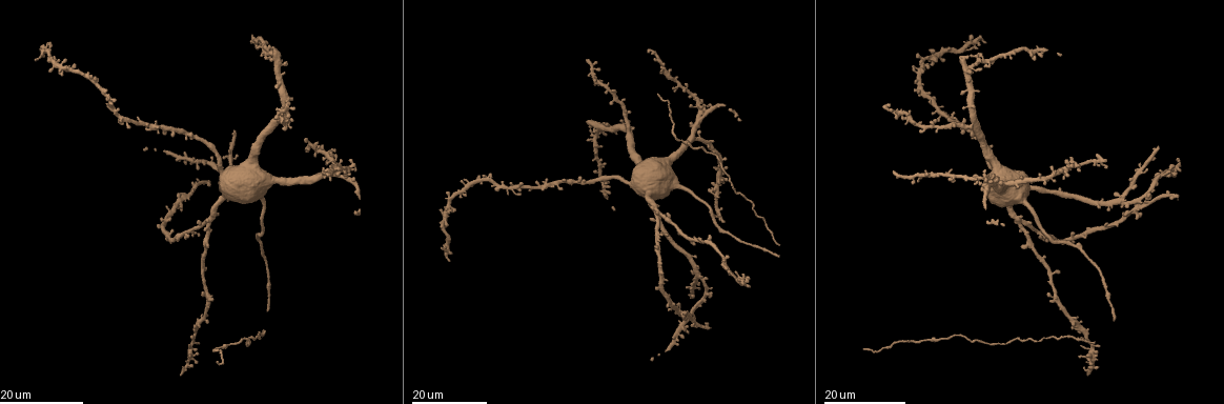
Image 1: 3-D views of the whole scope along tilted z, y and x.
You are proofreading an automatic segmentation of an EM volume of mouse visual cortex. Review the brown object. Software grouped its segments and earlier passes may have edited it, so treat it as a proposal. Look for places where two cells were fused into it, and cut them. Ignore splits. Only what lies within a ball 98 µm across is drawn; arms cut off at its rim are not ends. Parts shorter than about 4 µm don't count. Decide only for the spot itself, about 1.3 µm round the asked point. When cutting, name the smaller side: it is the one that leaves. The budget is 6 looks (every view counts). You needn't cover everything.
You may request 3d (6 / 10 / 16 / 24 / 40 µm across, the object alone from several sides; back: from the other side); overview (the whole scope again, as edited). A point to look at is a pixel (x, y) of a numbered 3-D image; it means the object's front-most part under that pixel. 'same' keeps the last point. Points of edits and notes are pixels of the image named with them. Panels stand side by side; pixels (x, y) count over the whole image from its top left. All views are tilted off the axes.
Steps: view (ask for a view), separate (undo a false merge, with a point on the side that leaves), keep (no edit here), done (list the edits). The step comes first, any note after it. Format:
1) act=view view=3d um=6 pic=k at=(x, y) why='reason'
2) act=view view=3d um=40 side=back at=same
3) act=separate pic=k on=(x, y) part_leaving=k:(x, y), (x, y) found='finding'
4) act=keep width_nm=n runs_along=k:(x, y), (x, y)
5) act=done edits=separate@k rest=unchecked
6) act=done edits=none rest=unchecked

act=view view=3d um=16 pic=1 at=(971, 124)

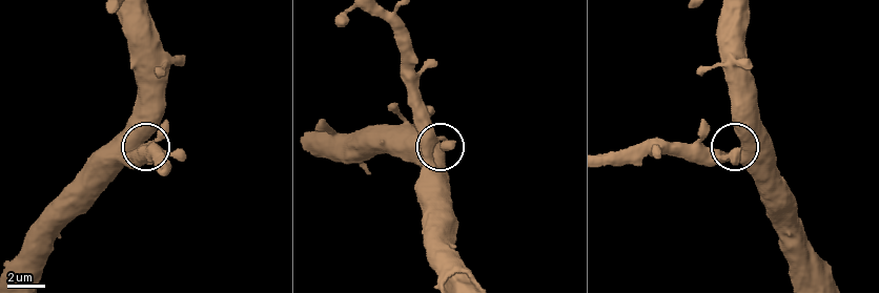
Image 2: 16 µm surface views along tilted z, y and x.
act=view view=3d um=10 pic=2 at=(146, 137) why='zoom in'

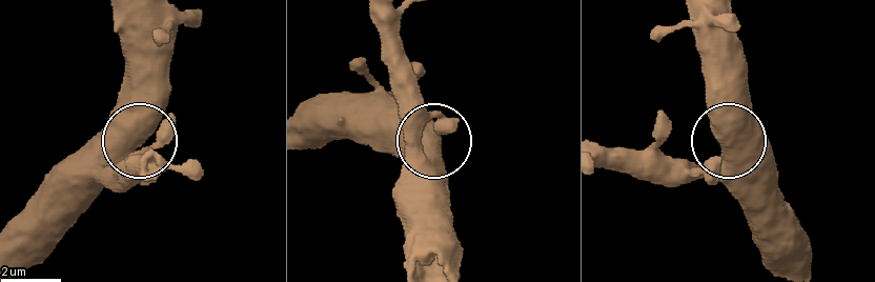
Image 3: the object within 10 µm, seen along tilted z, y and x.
act=keep runs_along=3:(805, 266), (728, 145), (686, 169), (642, 163) found='continuous, no second cell'

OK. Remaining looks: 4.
act=view view=3d um=24 pic=1 at=(1023, 185)

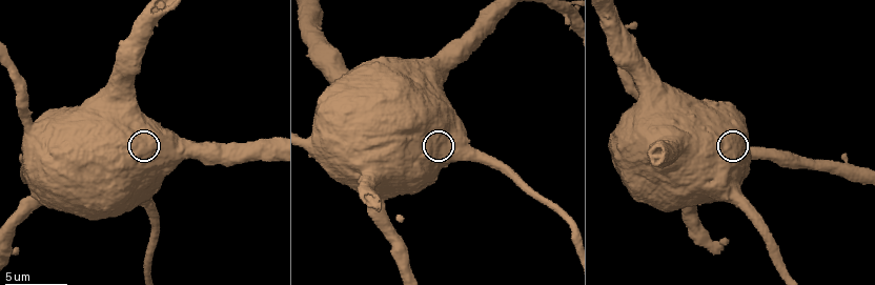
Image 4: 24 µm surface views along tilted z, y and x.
act=view view=3d um=6 pic=4 at=(732, 142)

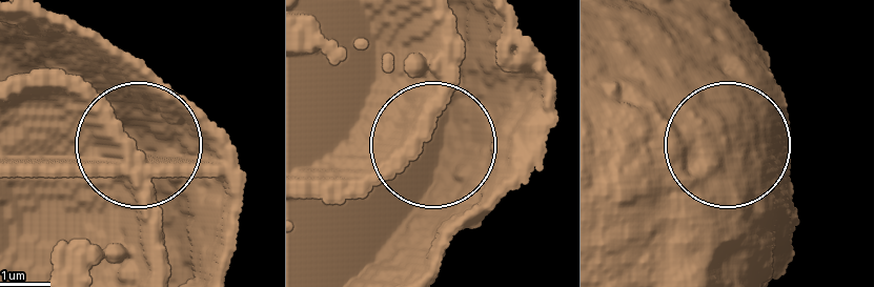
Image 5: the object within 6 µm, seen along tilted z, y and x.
act=keep found='continuous, no second cell'

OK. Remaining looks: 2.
act=view view=3d um=16 pic=1 at=(677, 137) why='thick turns thin'

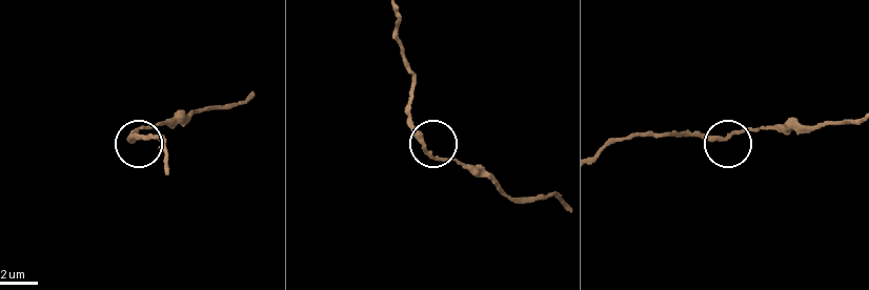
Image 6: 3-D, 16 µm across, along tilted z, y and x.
act=view view=3d um=10 pic=6 at=(430, 152) why='zoom in'

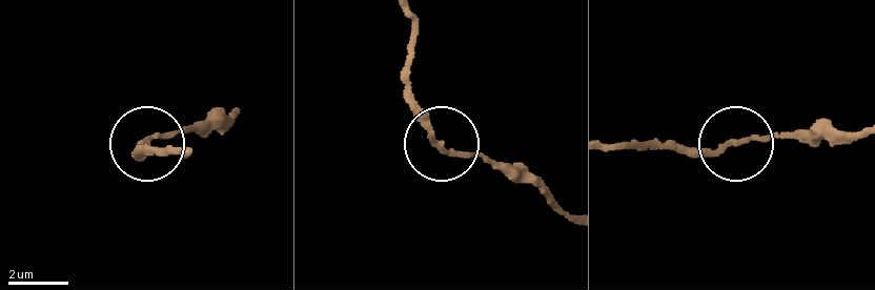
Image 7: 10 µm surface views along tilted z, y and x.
act=keep runs_along=7:(862, 131), (792, 131), (710, 150), (660, 150) found='continuous, no second cell'

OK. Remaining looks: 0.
act=done edits=none rest=unchecked

